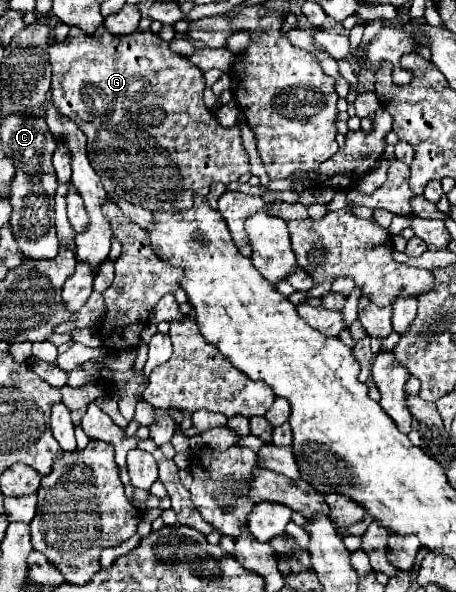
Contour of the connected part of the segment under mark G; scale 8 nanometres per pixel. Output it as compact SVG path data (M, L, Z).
M102 26L92 36L86 36L80 30L78 32L72 30L72 34L64 42L50 44L48 54L50 54L50 66L52 66L52 90L50 90L52 102L62 110L62 114L68 114L68 118L74 118L74 122L78 122L80 130L86 134L88 146L90 146L90 164L94 166L96 174L102 178L102 186L106 188L108 198L126 198L126 200L140 204L142 208L148 208L148 210L184 210L184 208L192 206L194 194L206 196L212 182L230 184L230 182L236 182L242 174L250 172L248 154L242 146L238 126L232 126L232 128L220 126L216 116L212 112L208 112L208 108L202 100L202 92L206 88L206 84L202 80L202 70L198 66L194 66L188 58L172 52L168 42L162 42L158 38L158 34L154 34L152 30L134 30L132 34L126 34L126 36L108 34Z

